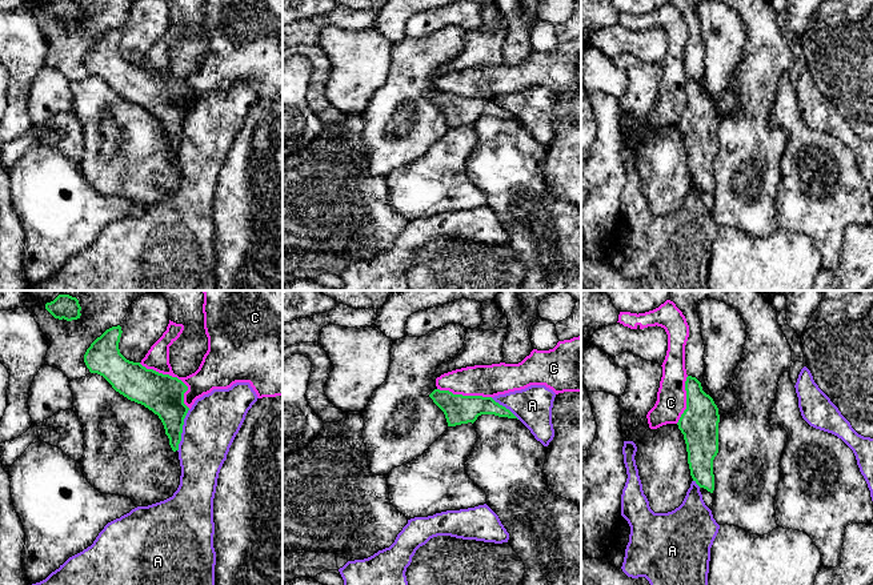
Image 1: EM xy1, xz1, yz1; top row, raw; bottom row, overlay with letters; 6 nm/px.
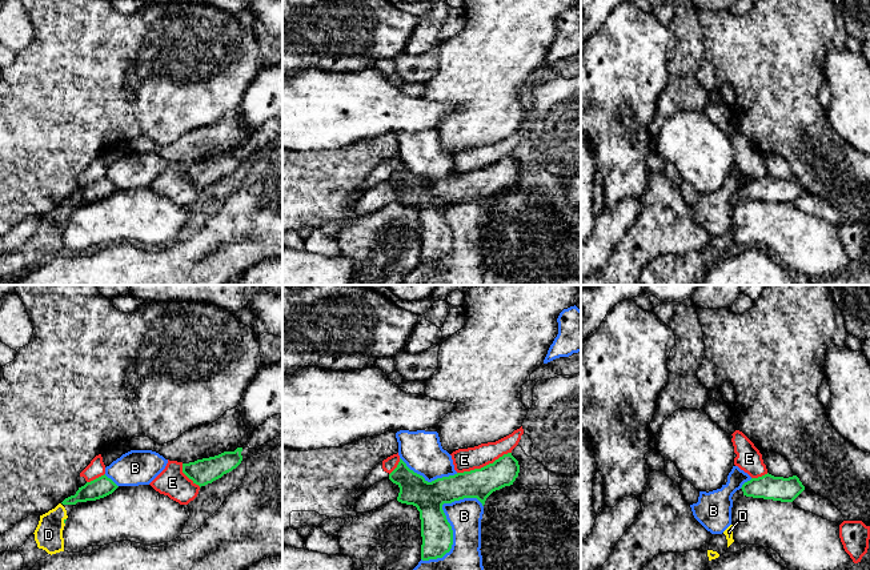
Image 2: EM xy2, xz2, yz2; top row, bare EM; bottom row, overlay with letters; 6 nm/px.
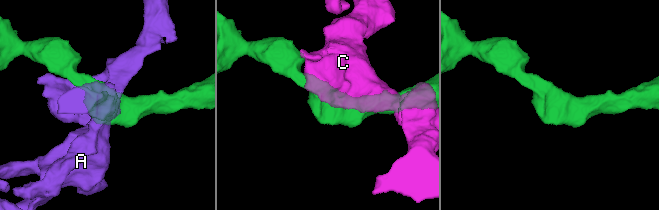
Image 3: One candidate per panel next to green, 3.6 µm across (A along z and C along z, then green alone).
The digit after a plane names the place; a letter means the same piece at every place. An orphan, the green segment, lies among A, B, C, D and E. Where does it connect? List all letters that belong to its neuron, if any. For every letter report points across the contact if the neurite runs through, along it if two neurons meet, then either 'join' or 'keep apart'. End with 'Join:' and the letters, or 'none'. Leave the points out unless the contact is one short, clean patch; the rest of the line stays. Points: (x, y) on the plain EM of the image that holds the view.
A: keep apart
B: keep apart
C: keep apart
D: way xy2 (64, 221), (64, 223), (48, 236); join
E: keep apart
Join: D

